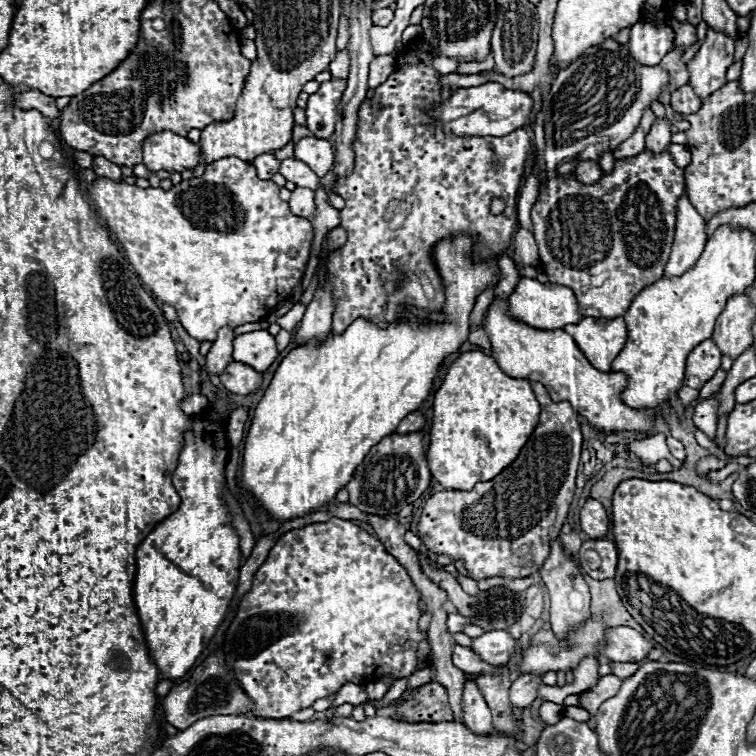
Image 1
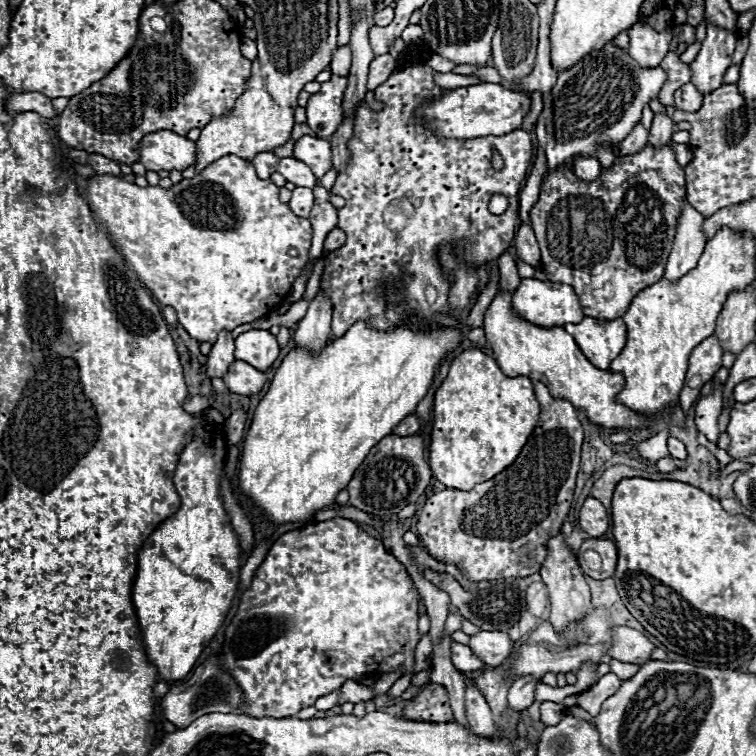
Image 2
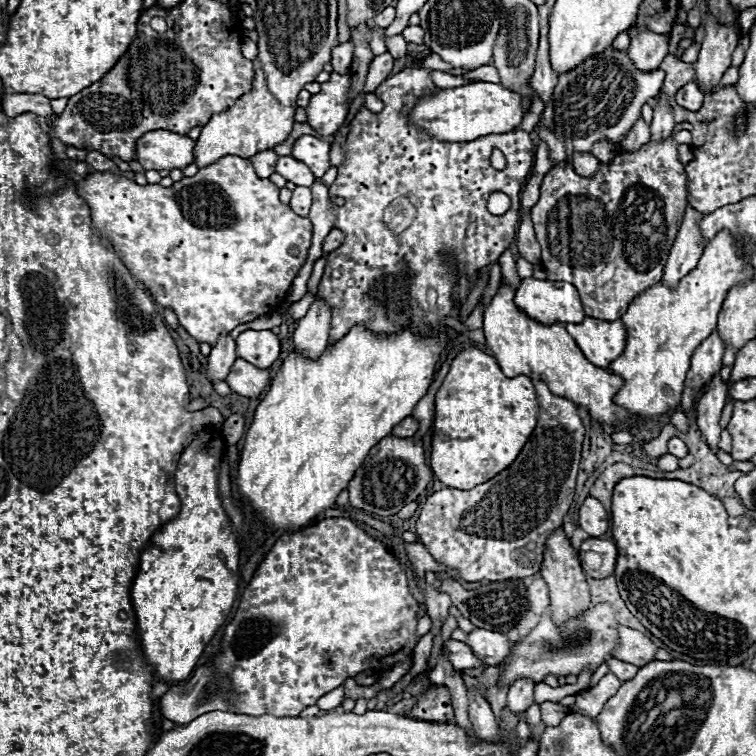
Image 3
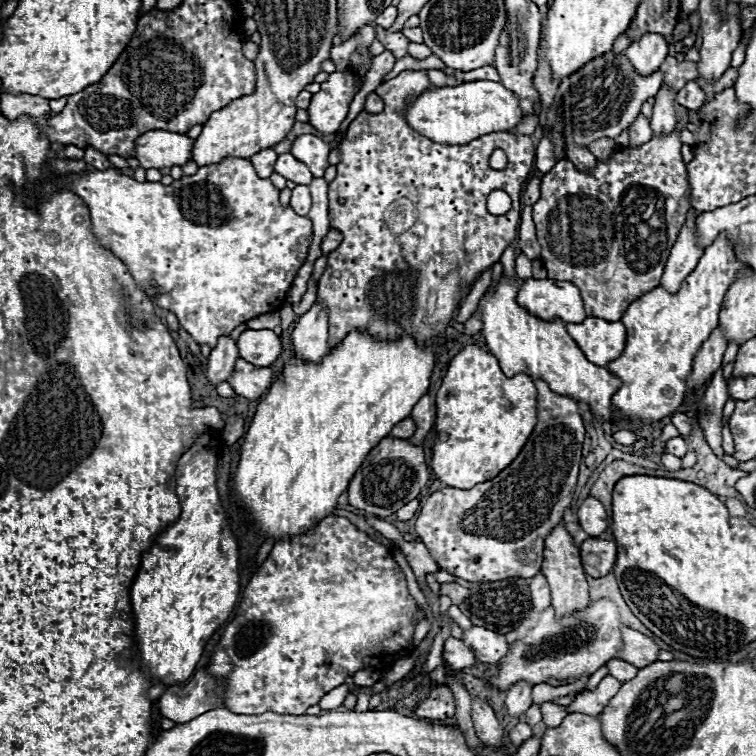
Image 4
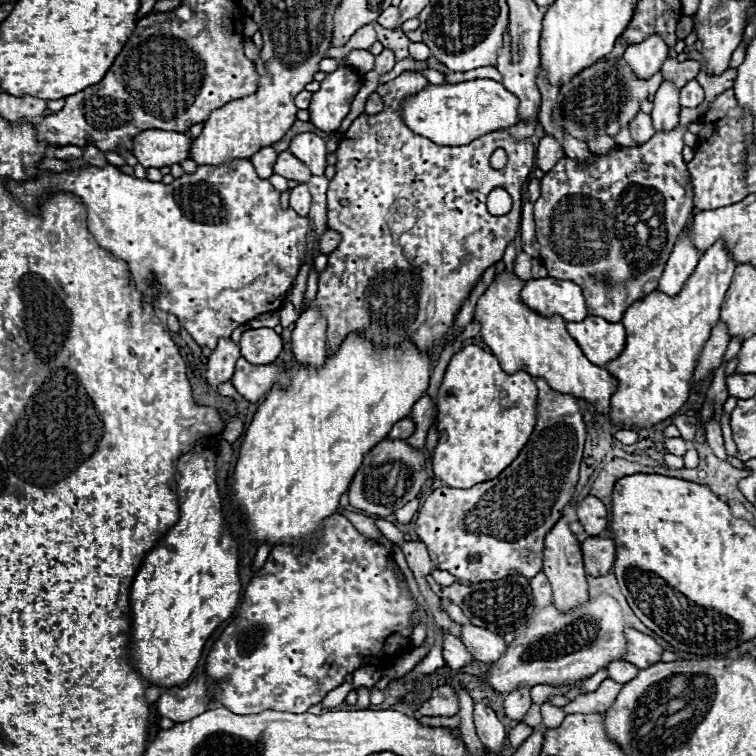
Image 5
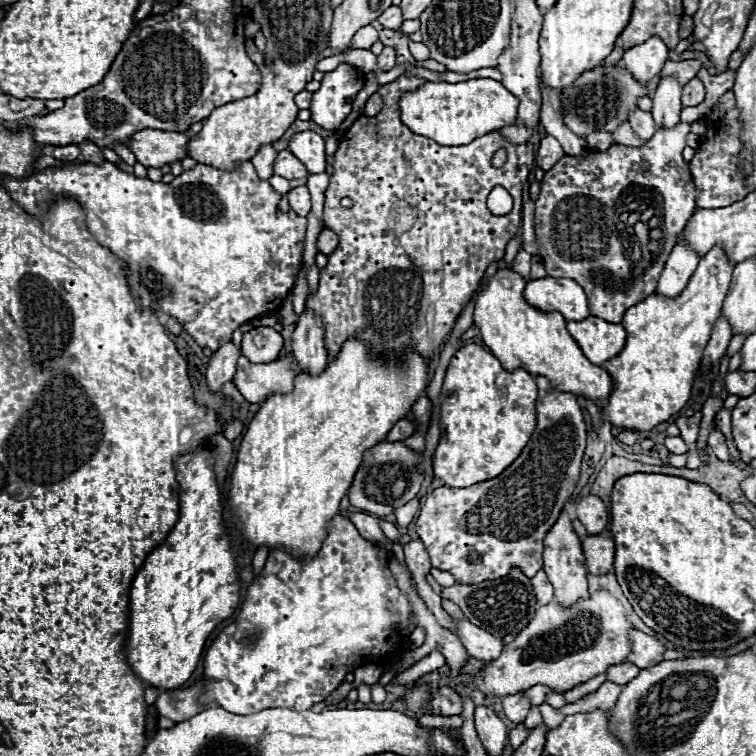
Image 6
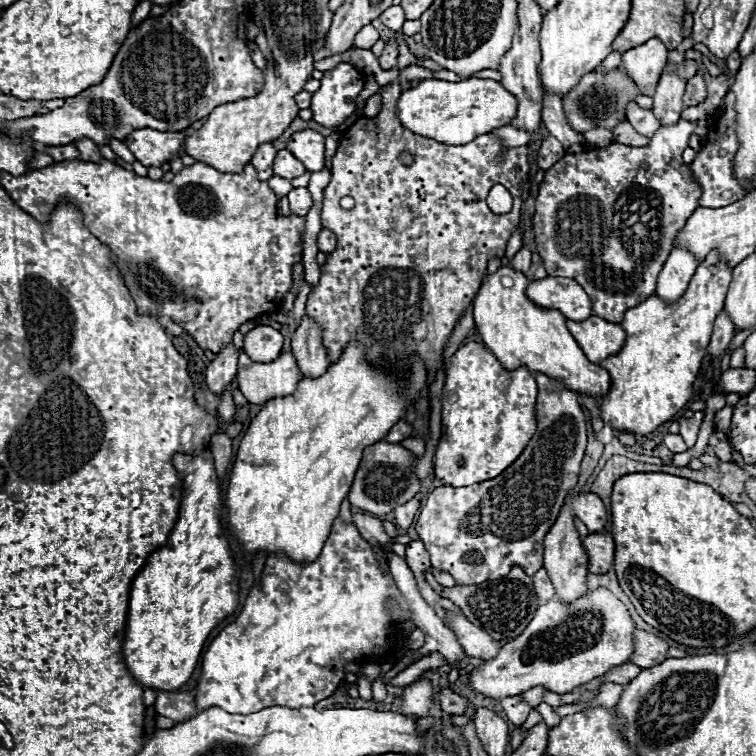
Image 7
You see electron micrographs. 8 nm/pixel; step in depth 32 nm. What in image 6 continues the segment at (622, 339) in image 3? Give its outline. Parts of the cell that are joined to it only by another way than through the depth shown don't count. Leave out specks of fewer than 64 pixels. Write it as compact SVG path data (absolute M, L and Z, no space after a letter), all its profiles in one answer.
M588 316L582 322L568 322L568 332L578 342L584 356L596 366L618 356L626 342L622 324L612 324L598 316Z

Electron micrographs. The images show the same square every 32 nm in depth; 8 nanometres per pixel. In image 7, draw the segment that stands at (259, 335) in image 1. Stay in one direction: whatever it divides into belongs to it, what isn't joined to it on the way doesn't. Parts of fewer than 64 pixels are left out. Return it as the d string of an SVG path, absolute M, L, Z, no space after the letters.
M258 326L244 334L242 352L248 354L254 362L272 362L280 356L282 334L272 326Z

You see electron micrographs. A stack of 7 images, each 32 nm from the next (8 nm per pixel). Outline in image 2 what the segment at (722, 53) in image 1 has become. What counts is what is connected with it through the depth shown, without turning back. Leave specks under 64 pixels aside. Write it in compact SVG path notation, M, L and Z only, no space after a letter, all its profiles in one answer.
M708 24L708 32L706 38L702 42L702 48L696 56L694 62L690 62L690 70L692 70L692 84L696 86L696 90L702 96L712 94L716 88L722 86L722 78L728 70L728 66L732 66L732 54L734 54L734 44L736 44L736 34L716 28L712 24Z

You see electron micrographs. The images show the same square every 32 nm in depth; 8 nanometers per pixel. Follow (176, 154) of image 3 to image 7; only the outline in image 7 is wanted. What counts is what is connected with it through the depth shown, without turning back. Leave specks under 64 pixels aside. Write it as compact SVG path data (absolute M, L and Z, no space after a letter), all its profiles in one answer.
M142 128L128 134L128 148L144 166L162 166L170 162L174 156L184 156L184 140L182 132L160 132Z

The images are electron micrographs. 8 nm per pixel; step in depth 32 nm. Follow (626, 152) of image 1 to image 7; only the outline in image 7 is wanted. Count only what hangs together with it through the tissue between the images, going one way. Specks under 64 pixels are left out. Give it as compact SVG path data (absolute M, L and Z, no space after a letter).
M632 102L628 106L628 122L634 126L634 130L646 138L652 138L654 132L660 128L660 122L654 118L652 110L642 110L636 102Z

